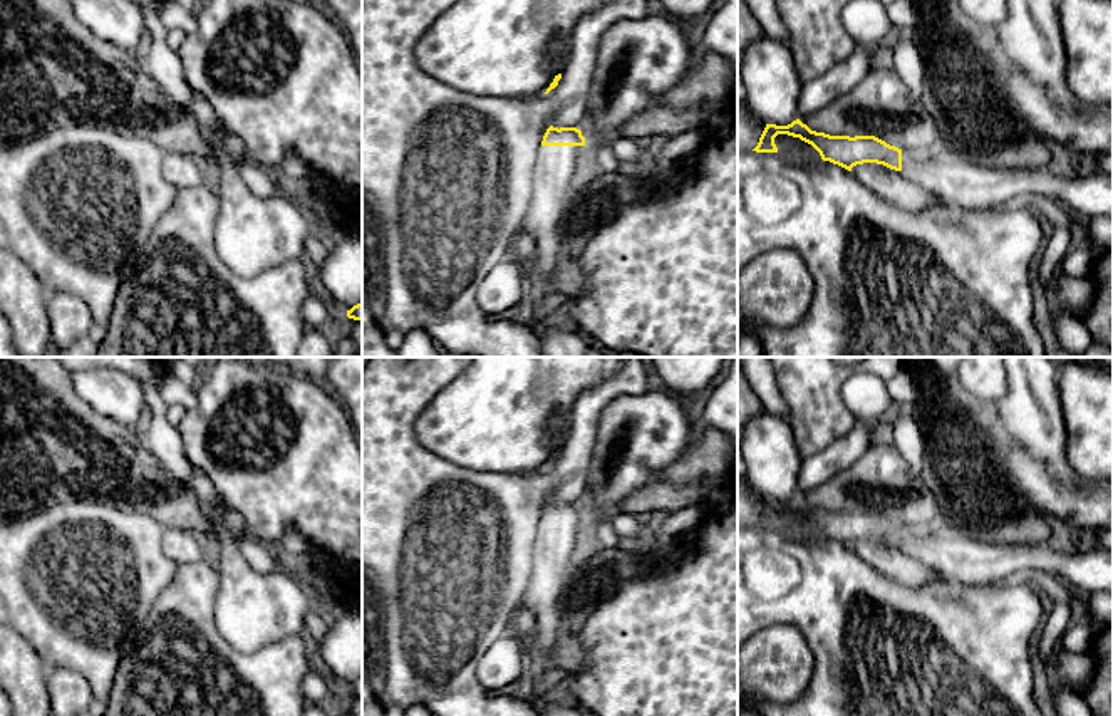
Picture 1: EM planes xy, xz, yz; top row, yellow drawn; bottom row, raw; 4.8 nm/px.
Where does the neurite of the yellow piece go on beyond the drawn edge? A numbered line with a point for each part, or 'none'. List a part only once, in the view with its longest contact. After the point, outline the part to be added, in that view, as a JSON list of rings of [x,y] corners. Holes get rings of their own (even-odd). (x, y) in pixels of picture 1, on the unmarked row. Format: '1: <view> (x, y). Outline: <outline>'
1: xz (559, 547). Outline: [[[540,521],[533,547],[533,570],[523,605],[535,615],[535,627],[525,641],[525,669],[545,674],[553,669],[551,656],[567,615],[565,597],[572,589],[573,572],[583,555],[585,521]]]

